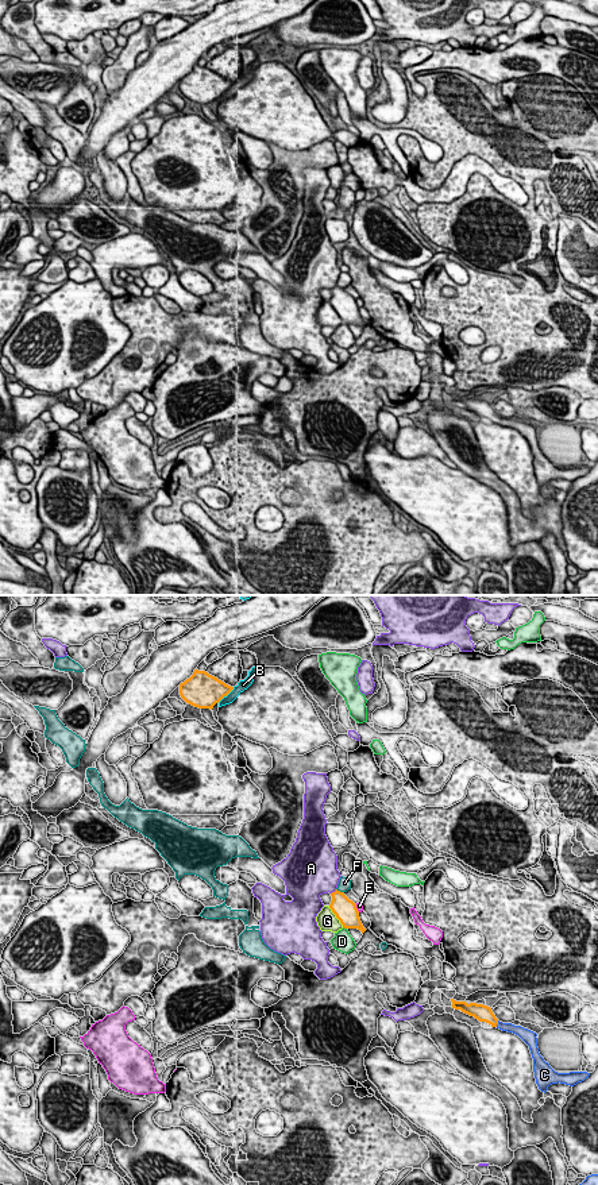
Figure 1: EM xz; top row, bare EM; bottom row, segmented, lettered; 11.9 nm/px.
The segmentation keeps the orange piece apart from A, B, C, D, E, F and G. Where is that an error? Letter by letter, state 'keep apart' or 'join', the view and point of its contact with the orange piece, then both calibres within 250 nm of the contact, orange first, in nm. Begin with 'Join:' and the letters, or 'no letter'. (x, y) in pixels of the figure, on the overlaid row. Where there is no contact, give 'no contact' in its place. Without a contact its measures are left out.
Join: C
A: keep apart; contact xz (335, 891); calibres 260 and 420 nm
B: keep apart; contact xz (226, 695); calibres 380 and 130 nm
C: join; contact xz (497, 1023); calibres 190 and 120 nm
D: keep apart; contact xz (344, 927); calibres 280 and 240 nm
E: keep apart; contact xz (357, 908); calibres 280 and 90 nm
F: keep apart; contact xz (339, 891); calibres 260 and 160 nm
G: keep apart; contact xz (336, 917); calibres 280 and 240 nm

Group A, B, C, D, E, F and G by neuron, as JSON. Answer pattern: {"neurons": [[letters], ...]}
{"neurons": [["A"], ["B"], ["C"], ["D"], ["E"], ["F"], ["G"]]}

